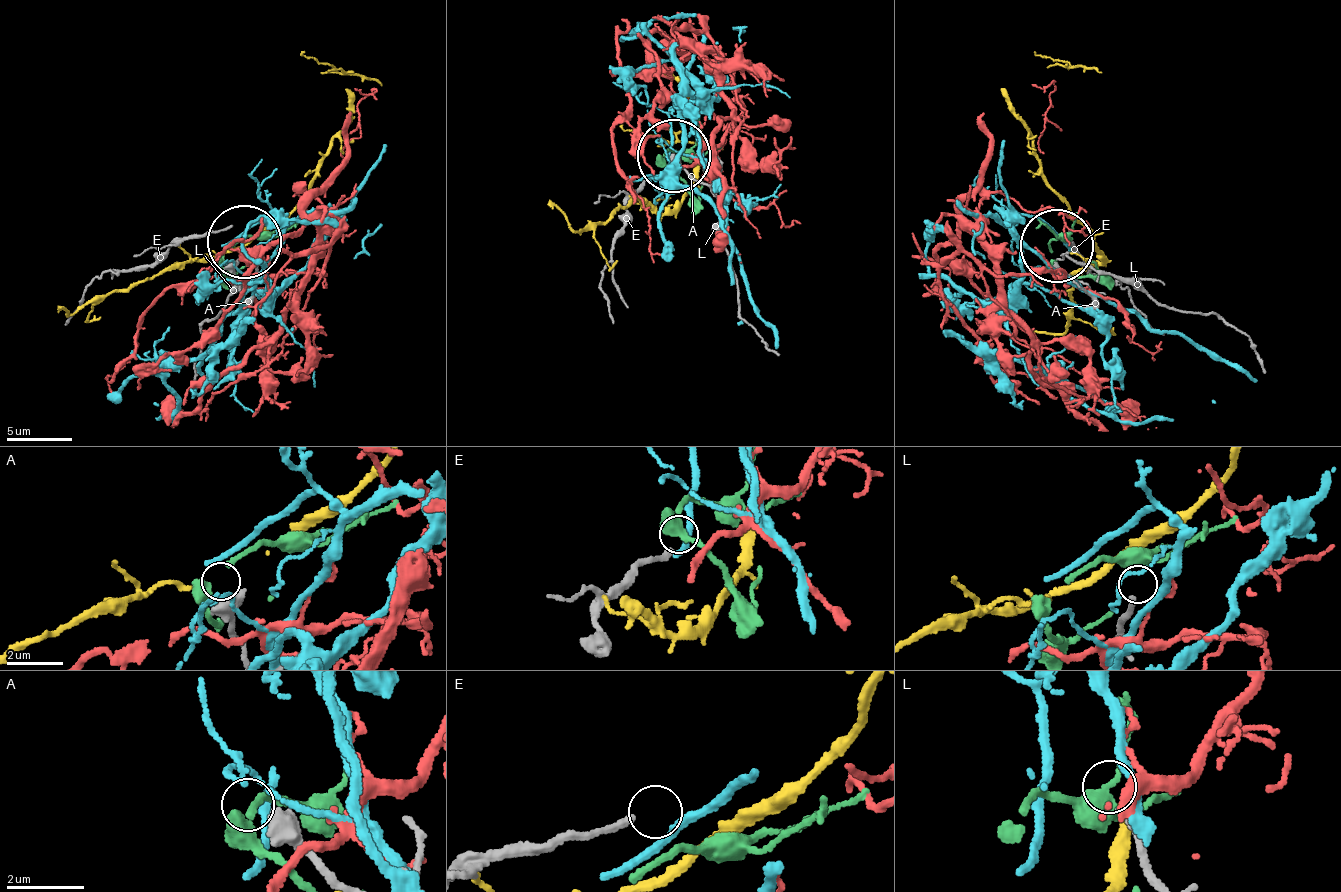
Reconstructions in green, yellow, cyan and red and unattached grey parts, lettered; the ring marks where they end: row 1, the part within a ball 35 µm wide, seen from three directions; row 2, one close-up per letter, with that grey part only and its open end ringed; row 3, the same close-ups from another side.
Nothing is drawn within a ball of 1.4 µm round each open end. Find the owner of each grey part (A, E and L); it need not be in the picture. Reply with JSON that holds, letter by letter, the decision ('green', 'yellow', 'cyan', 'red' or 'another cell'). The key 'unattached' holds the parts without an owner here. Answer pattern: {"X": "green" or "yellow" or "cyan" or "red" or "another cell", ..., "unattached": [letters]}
{"A": "another cell", "E": "another cell", "L": "another cell", "unattached": ["A", "E", "L"]}

